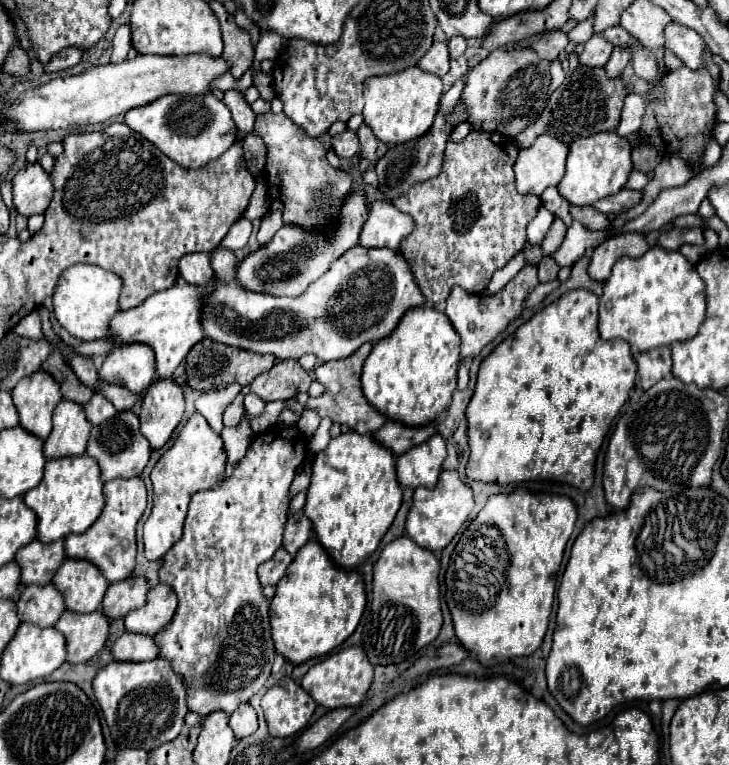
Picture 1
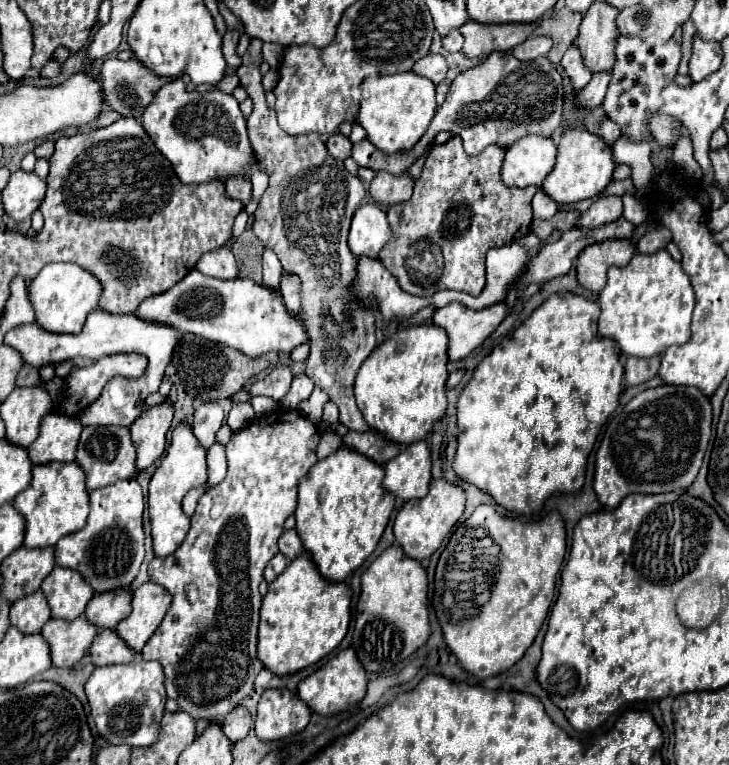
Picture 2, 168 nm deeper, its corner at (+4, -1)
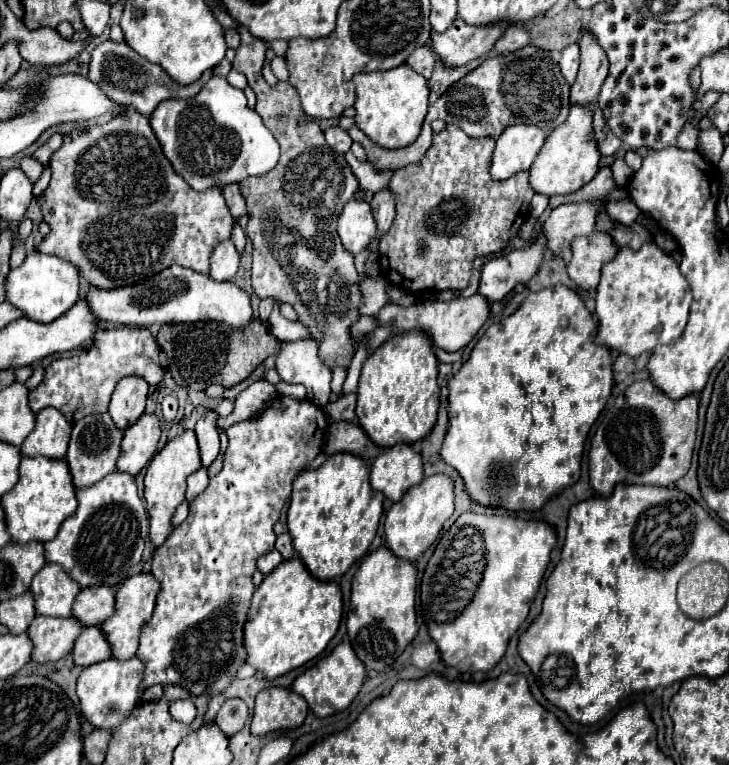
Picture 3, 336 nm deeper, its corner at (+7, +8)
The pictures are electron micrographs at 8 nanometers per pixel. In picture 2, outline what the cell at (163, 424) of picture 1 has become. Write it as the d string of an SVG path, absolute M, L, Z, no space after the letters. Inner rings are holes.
M165 399L165 403L143 411L129 427L133 445L137 449L139 471L147 469L161 457L165 449L165 433L171 421L173 421L173 401Z

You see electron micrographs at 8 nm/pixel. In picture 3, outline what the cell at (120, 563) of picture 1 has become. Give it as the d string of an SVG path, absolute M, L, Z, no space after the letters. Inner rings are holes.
M112 472L112 476L104 476L100 484L94 484L92 488L80 488L76 492L76 500L78 500L78 508L74 516L66 518L56 538L44 544L44 556L48 562L60 564L66 570L66 574L82 588L100 586L100 584L118 586L128 578L128 572L140 562L144 542L148 536L148 512L138 496L134 476L124 472Z

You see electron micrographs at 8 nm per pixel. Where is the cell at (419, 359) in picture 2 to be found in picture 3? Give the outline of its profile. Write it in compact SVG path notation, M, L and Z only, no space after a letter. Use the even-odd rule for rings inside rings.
M420 330L390 336L390 340L366 358L356 394L358 424L376 446L392 448L400 442L416 444L426 438L436 424L440 396L438 360L428 336Z

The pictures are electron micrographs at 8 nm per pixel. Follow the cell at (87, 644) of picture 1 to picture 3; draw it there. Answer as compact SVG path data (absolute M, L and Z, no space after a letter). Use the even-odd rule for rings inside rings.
M36 616L28 626L28 638L32 640L32 662L46 664L56 662L70 654L76 638L80 636L80 622L70 618Z

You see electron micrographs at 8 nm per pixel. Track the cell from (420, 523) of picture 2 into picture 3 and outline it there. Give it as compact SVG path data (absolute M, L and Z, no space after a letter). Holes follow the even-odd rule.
M434 474L430 478L424 478L418 486L410 488L404 498L386 512L384 520L384 534L386 534L386 546L392 550L394 556L414 562L440 534L444 522L454 512L454 488L452 480L446 474Z

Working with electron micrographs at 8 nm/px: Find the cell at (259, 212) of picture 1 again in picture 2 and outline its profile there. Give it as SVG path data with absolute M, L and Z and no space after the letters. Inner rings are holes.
M173 81L155 93L155 101L143 109L139 121L183 183L207 183L221 175L247 175L249 169L252 200L245 206L245 211L249 216L253 215L267 189L267 175L259 169L259 163L253 163L255 153L249 145L245 117L233 95L221 91L189 93L185 91L183 81Z

